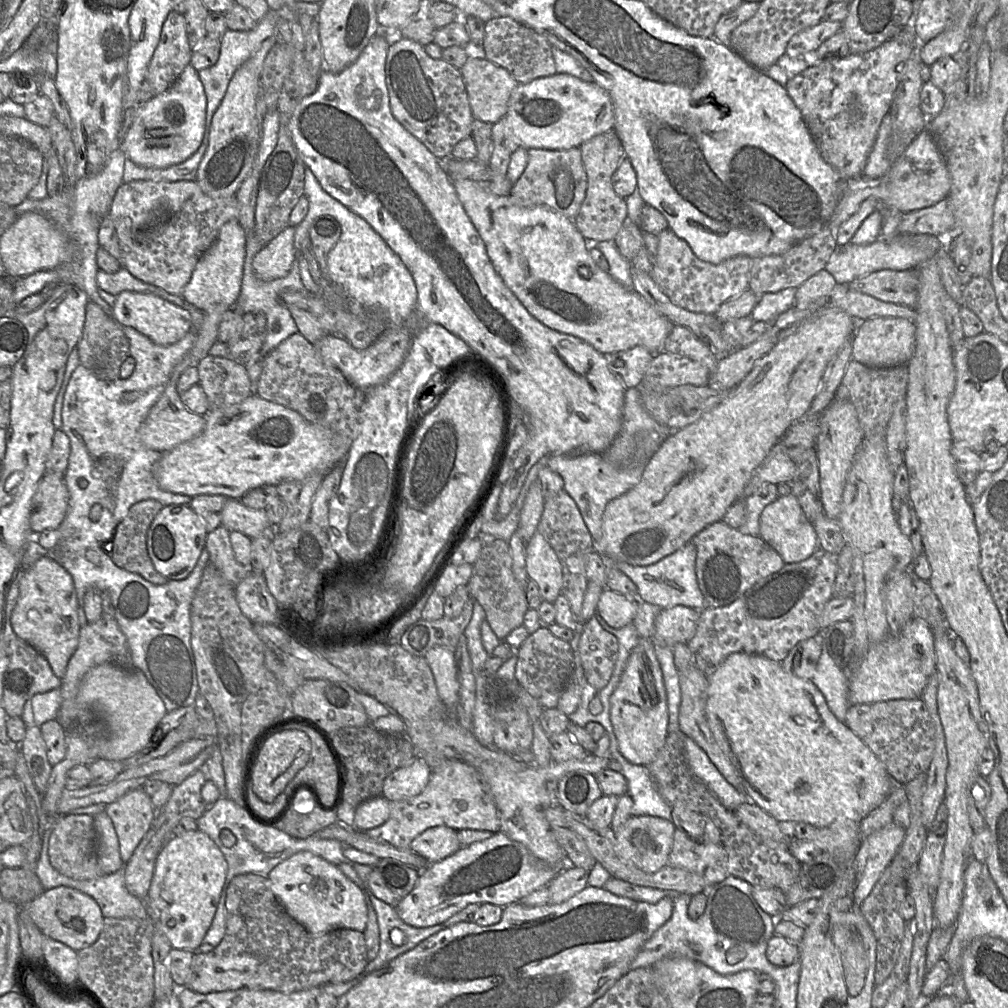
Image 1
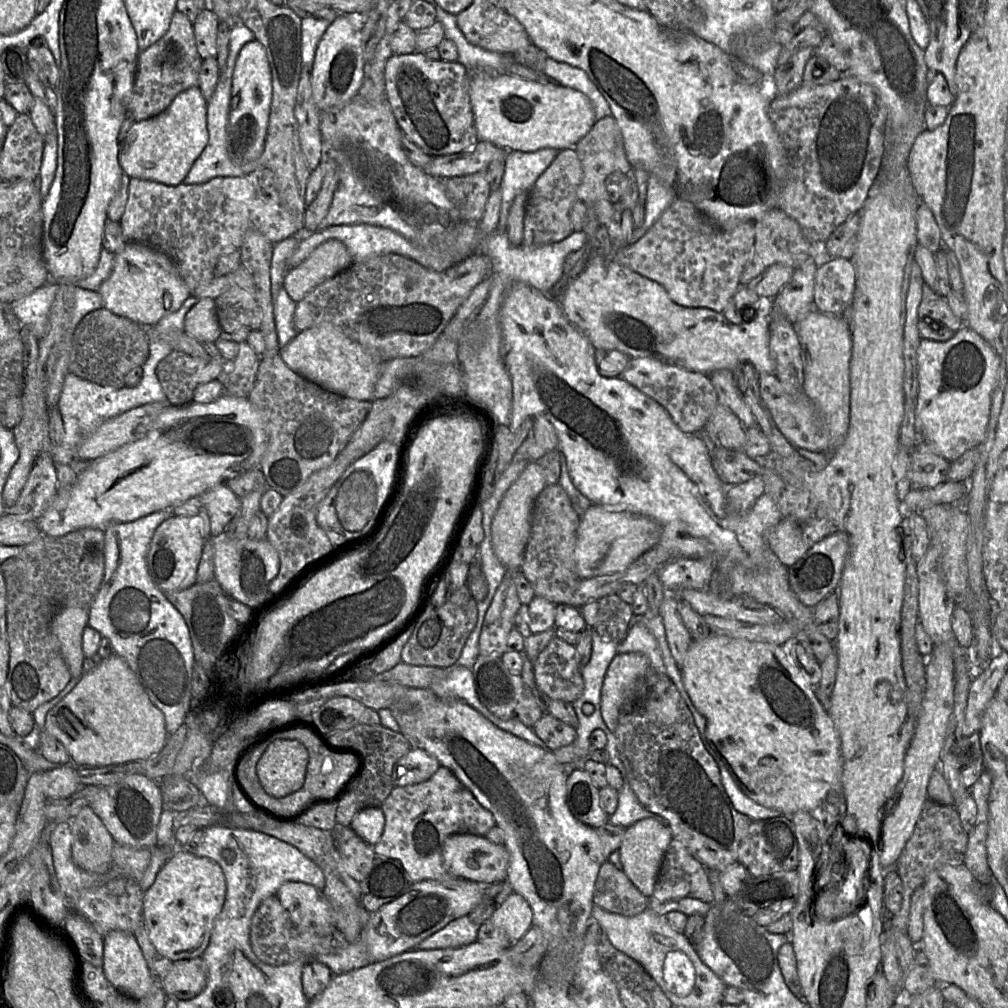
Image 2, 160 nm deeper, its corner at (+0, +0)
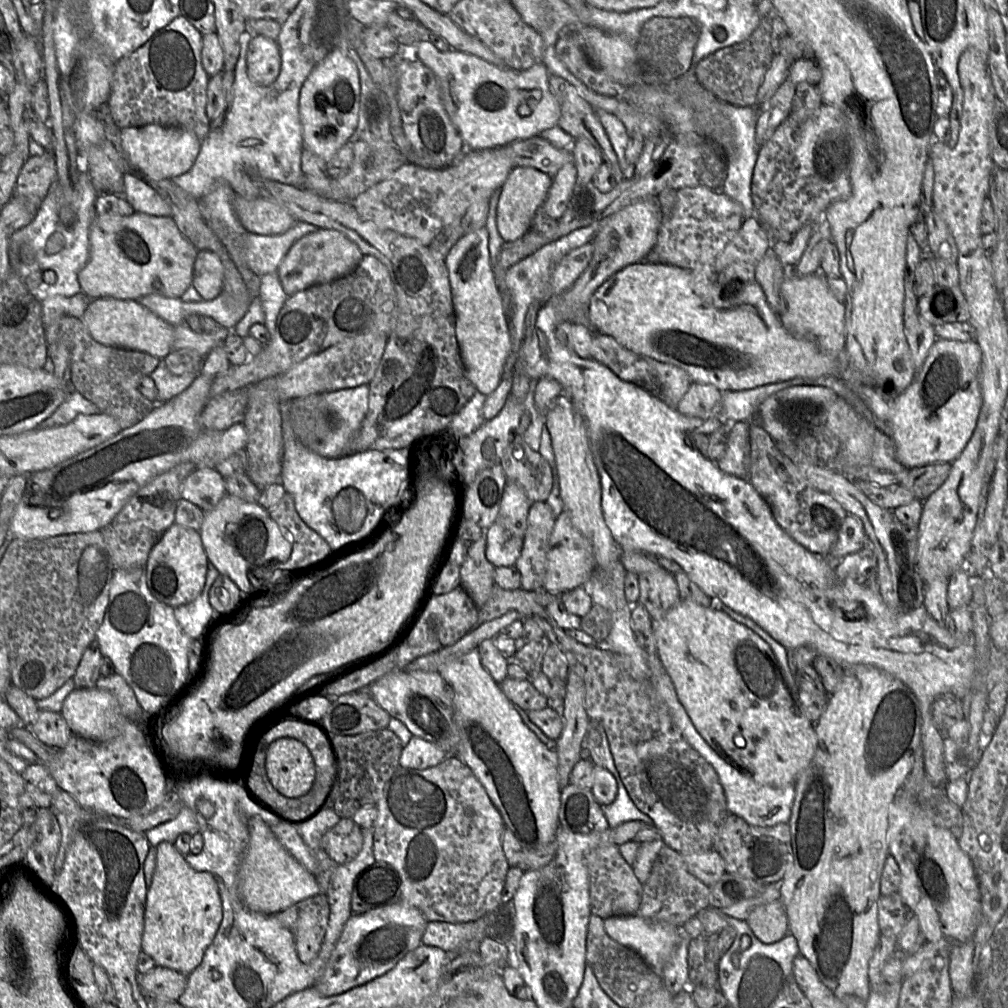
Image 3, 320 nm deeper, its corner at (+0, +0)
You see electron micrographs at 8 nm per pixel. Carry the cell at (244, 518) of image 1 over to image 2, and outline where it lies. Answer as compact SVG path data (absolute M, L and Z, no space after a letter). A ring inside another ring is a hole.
M225 483L219 484L197 497L208 510L211 537L224 533L240 510L240 499Z

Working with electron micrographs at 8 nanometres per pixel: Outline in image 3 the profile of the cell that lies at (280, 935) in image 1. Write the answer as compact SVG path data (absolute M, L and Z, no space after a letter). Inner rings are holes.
M162 966L138 974L138 984L148 998L168 1001L178 1001L185 991L187 979L187 975Z

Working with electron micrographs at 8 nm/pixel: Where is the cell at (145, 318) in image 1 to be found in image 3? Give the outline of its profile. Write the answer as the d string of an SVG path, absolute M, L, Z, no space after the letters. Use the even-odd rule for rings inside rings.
M136 211L130 216L96 213L89 228L89 257L78 274L81 292L91 300L138 300L150 294L180 298L192 285L198 253L170 216Z

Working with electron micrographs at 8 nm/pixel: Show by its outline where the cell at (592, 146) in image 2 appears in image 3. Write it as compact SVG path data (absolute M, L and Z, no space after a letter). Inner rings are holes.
M572 160L553 176L552 185L543 204L544 211L549 217L555 220L562 217L568 207L576 182L577 171Z

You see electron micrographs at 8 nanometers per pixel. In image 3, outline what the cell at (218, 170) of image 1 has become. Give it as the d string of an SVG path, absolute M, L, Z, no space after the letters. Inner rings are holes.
M258 35L247 50L247 73L251 81L261 86L272 84L281 69L280 48L276 40Z

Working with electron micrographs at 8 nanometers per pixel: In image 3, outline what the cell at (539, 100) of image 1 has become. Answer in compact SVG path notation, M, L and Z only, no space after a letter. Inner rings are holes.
M430 40L417 45L416 58L438 77L444 107L464 141L465 150L492 149L526 140L558 124L560 106L551 92L548 82L550 74L543 62L525 71L503 69L475 55L458 50L441 52Z

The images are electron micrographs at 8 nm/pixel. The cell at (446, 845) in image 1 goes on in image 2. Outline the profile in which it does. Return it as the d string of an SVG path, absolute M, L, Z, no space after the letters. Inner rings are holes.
M453 834L448 836L442 846L442 860L446 872L482 884L504 881L508 874L509 853L504 845L495 844L484 836L472 834Z

